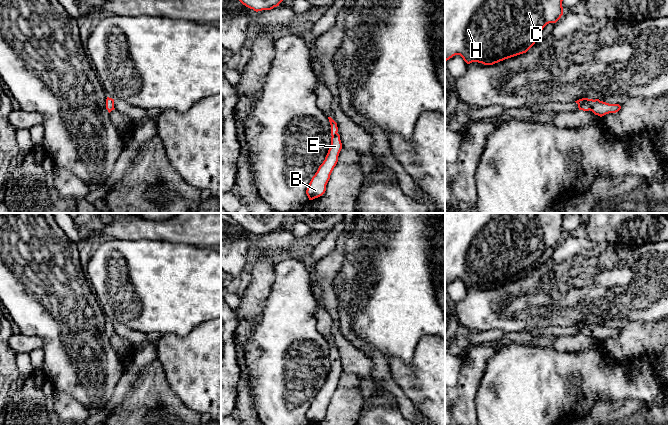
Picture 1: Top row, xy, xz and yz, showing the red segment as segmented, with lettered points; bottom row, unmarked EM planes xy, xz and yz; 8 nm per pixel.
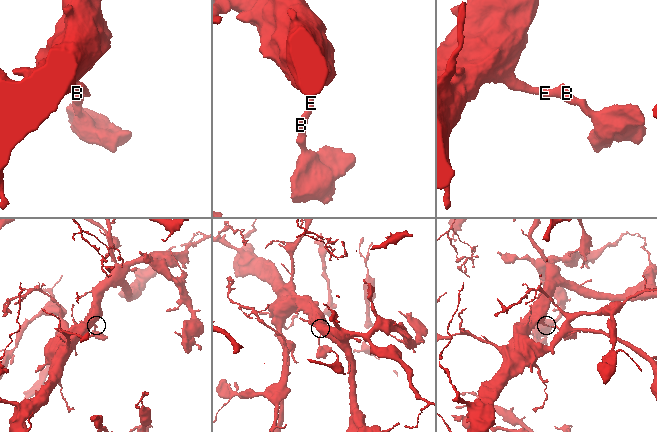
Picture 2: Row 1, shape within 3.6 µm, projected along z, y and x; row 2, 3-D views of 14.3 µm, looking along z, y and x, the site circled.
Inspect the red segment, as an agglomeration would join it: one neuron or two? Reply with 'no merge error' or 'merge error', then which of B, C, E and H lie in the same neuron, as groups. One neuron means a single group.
no merge error; B C E H

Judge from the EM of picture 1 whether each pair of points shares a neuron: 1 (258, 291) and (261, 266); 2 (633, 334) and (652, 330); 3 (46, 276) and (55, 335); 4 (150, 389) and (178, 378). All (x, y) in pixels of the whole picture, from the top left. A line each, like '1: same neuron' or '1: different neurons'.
1: same neuron
2: same neuron
3: same neuron
4: different neurons

